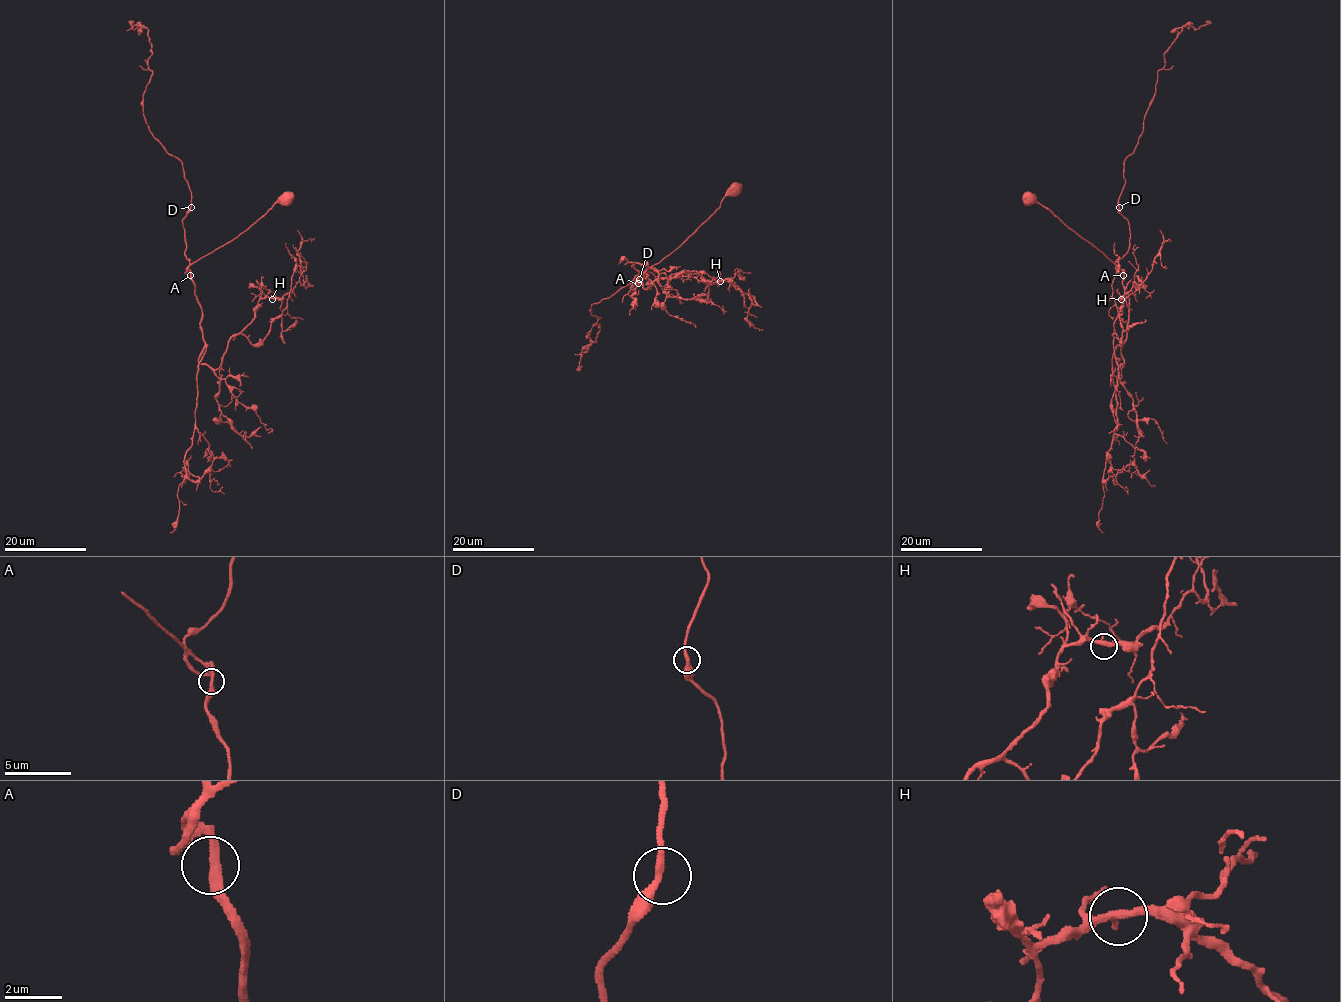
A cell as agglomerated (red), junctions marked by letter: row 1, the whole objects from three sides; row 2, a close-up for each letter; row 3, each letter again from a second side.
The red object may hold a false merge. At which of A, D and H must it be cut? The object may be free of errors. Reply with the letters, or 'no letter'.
no letter

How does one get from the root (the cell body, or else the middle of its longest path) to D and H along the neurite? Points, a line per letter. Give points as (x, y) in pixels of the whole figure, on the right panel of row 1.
D: (1123, 270), (1115, 262), (1129, 248), (1130, 227), (1119, 207)
H: (1123, 270), (1129, 322), (1121, 350), (1124, 362), (1118, 369), (1112, 334), (1123, 305), (1121, 299)

